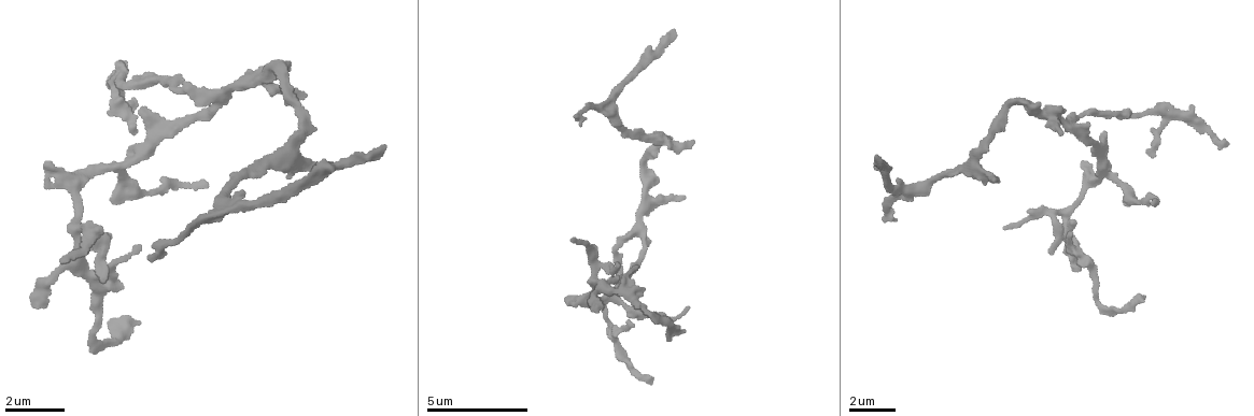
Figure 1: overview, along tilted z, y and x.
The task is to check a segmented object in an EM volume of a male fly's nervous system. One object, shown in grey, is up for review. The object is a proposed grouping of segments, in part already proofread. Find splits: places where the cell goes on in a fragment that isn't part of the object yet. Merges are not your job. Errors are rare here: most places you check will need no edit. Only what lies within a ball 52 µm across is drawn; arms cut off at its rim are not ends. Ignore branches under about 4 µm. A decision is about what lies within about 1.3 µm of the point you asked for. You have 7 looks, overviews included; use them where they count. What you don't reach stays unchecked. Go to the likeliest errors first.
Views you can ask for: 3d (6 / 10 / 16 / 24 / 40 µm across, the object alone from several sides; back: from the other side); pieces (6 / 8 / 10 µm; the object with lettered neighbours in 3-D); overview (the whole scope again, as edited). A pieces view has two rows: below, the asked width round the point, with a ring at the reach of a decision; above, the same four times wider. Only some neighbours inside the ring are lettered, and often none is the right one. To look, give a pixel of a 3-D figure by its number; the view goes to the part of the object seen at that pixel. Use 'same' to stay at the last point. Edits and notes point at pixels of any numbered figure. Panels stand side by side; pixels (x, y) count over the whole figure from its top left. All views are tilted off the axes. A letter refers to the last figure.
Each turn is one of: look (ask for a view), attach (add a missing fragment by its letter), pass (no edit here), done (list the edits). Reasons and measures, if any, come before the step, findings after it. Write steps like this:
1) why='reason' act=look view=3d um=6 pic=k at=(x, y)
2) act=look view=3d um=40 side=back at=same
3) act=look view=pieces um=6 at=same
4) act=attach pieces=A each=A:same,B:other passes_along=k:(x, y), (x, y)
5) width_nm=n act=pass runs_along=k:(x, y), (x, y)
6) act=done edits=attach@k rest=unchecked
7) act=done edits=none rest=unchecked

act=look view=pieces um=8 pic=1 at=(152, 256)

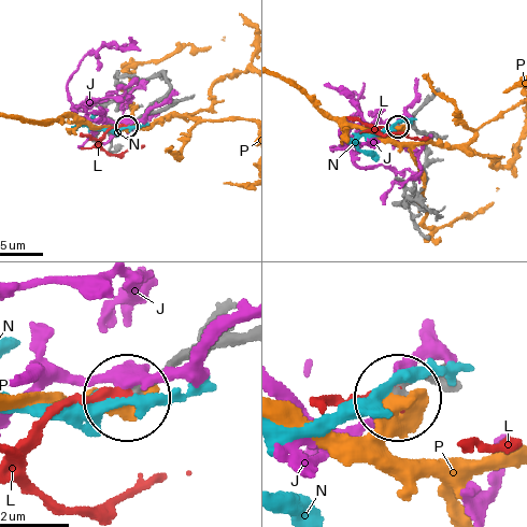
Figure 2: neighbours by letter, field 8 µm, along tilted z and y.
act=attach pieces=L each=J:other,L:same,N:other,P:other passes_along=2:(432, 382), (329, 399), (324, 408) found='the cell continues'

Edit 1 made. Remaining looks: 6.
act=look view=overview

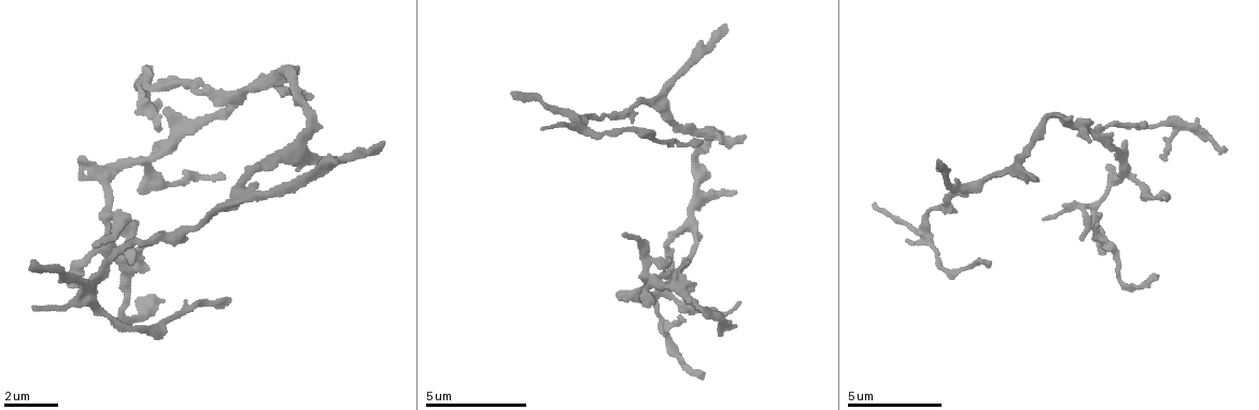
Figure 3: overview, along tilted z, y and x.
act=look view=pieces um=10 pic=3 at=(1158, 278)

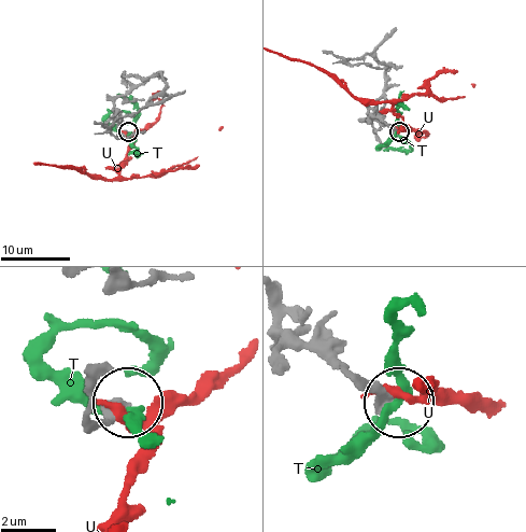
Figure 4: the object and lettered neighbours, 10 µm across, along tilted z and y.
act=pass each=T:other,U:other found='no lettered fragment goes on from it'

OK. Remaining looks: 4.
why='tapers out' act=look view=pieces um=8 pic=1 at=(1155, 201)

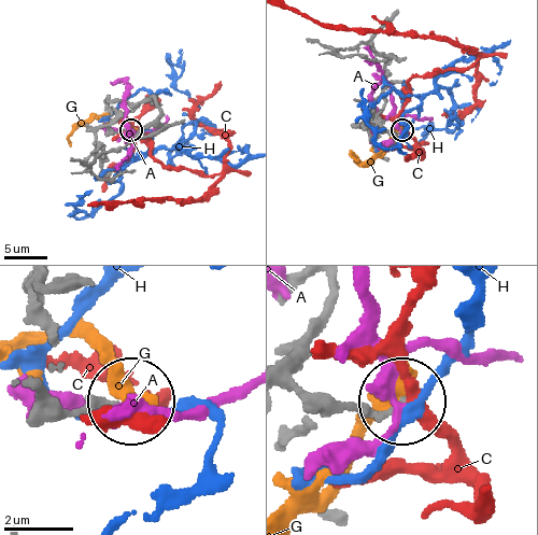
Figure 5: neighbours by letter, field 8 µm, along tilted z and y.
act=pass each=A:other,C:other,G:other,H:other runs_along=5:(329, 295), (291, 366), (298, 385), (340, 404), (400, 403) found='none of them fits'

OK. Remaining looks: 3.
why='an open end' act=look view=3d um=6 pic=3 at=(35, 266)

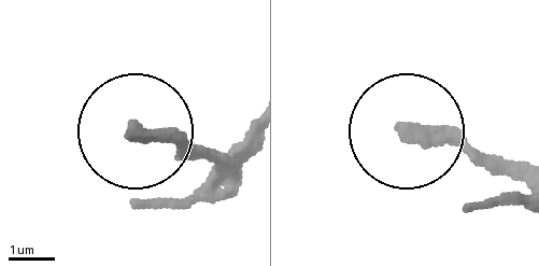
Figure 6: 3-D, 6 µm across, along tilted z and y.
act=look view=pieces um=8 pic=6 at=(135, 131)

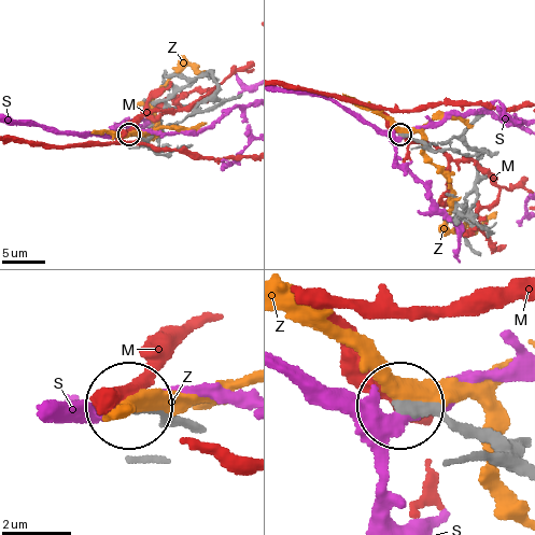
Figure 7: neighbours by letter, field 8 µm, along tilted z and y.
act=pass each=M:other,S:other,Z:other runs_along=7:(515, 442), (466, 437), (404, 408) found='none of them fits'

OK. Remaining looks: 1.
act=done edits=attach@2 rest=unchecked

